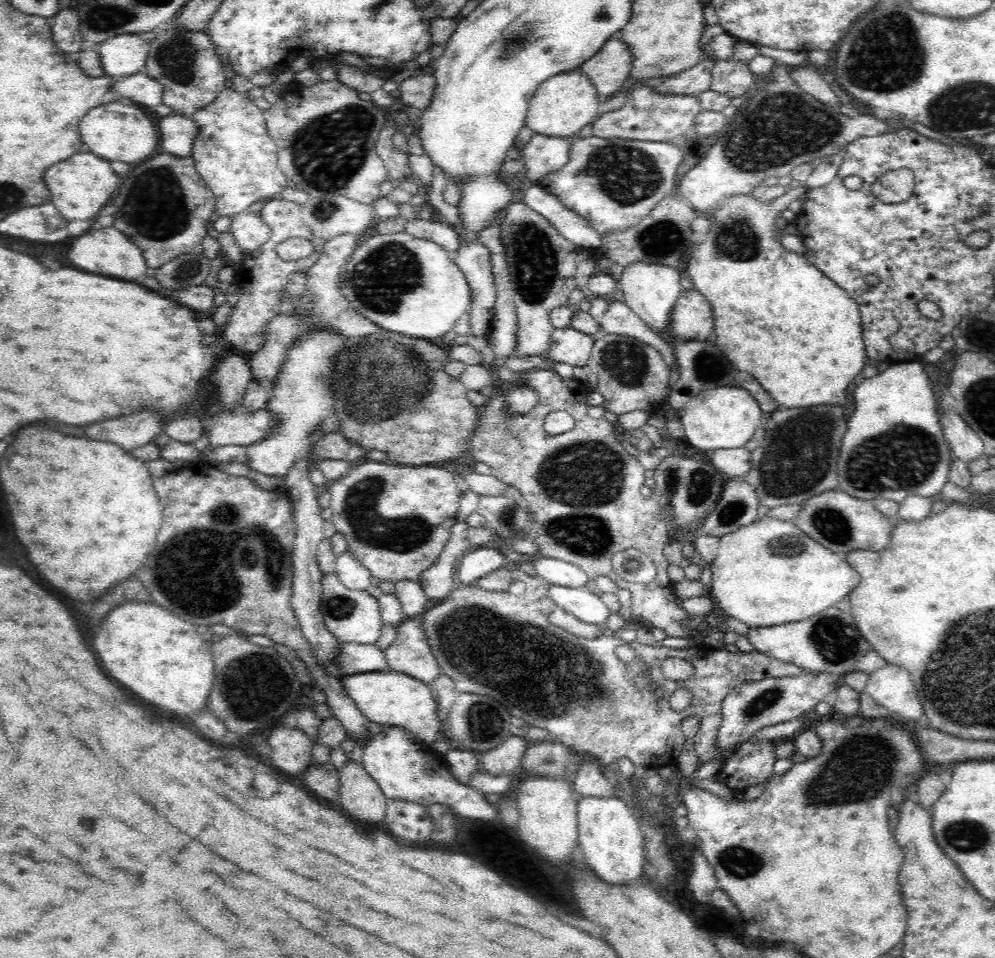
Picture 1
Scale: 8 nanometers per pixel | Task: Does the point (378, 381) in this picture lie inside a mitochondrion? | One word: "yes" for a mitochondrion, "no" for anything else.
yes

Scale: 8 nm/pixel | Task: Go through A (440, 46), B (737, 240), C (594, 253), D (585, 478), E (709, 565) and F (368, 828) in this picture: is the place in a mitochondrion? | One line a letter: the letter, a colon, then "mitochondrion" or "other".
A: other
B: mitochondrion
C: other
D: mitochondrion
E: other
F: other

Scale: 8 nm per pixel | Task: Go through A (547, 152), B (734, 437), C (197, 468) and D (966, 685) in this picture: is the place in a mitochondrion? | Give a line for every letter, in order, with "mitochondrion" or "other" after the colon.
A: other
B: other
C: other
D: mitochondrion

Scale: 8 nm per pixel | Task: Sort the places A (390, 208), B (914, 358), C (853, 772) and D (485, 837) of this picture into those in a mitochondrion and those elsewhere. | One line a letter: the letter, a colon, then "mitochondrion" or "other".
A: other
B: other
C: mitochondrion
D: other

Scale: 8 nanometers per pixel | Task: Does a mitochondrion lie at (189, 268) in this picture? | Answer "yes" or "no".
yes

